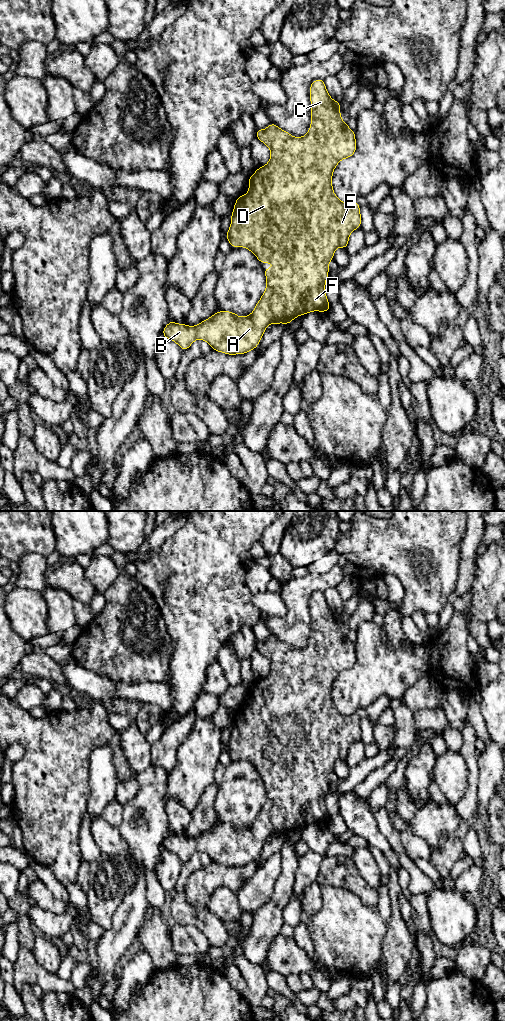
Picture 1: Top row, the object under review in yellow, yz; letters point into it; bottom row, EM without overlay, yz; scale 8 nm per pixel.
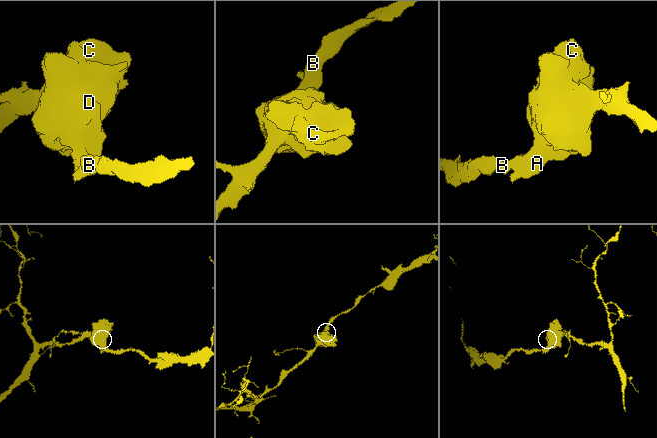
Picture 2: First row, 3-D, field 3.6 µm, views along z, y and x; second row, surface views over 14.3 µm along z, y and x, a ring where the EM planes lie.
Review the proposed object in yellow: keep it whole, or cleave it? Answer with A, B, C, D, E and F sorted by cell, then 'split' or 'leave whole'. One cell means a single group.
A B C D E F | leave whole

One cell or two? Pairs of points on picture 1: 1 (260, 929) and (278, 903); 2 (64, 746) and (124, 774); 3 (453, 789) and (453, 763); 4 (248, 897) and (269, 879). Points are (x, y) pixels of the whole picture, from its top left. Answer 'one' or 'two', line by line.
1: one
2: one
3: one
4: one

